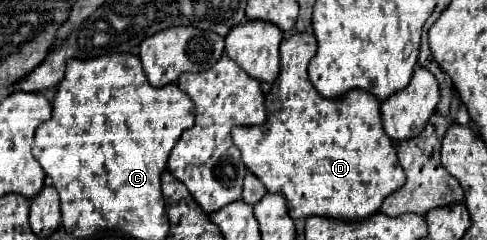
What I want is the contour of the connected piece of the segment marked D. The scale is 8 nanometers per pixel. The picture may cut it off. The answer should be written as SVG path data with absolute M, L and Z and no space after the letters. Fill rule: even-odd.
M293 33L289 39L285 39L281 43L281 73L277 77L277 81L273 83L273 89L271 89L271 95L267 97L267 103L269 103L269 119L265 125L261 127L233 127L231 131L231 137L233 137L233 143L239 147L241 155L243 155L243 163L245 167L263 181L263 185L267 187L269 193L281 193L285 199L287 199L287 209L289 209L289 217L291 219L307 219L307 217L329 217L329 219L341 219L341 221L363 221L371 215L375 215L383 203L383 199L391 193L395 193L397 189L401 189L405 185L405 171L401 169L399 165L399 159L397 159L397 149L395 149L395 143L387 139L385 131L383 131L383 125L381 125L381 103L365 93L365 91L349 91L349 95L345 95L345 99L323 99L317 89L313 87L313 83L309 81L307 77L307 65L309 61L313 59L317 51L317 43L315 43L315 37L309 35L309 33ZM273 99L279 99L279 107L273 107Z

